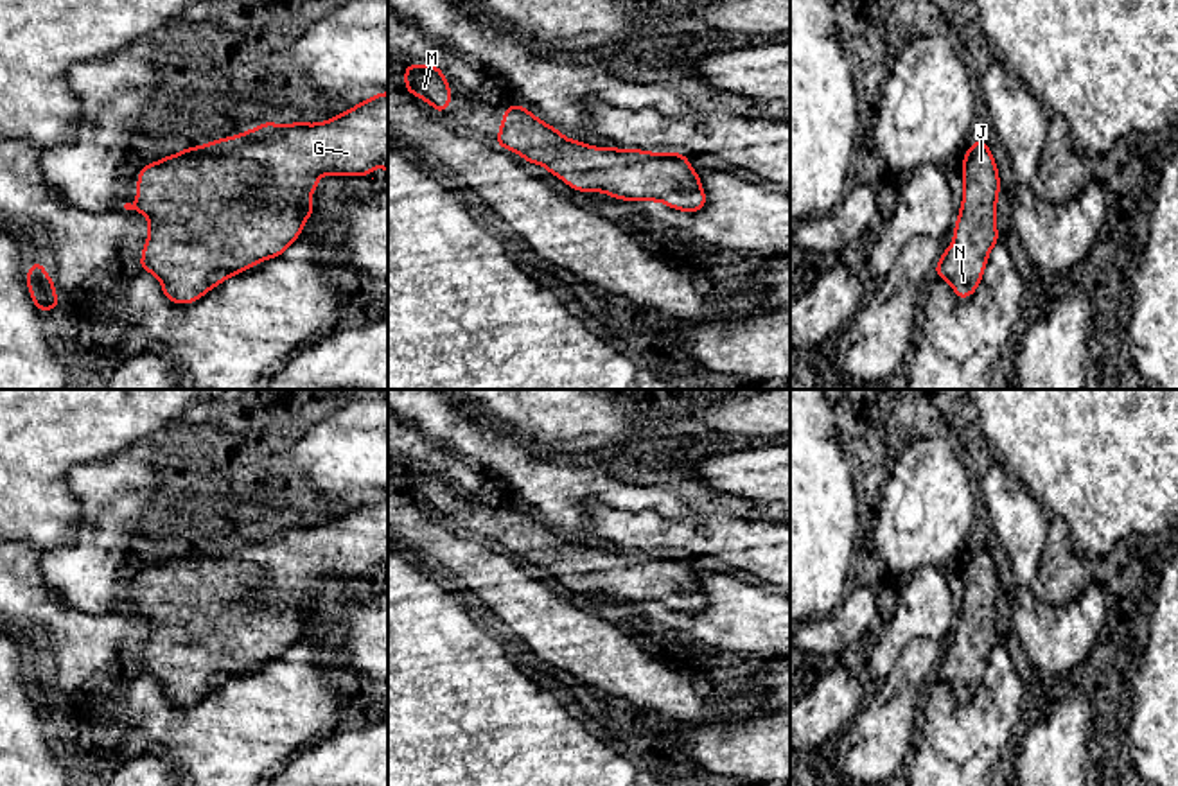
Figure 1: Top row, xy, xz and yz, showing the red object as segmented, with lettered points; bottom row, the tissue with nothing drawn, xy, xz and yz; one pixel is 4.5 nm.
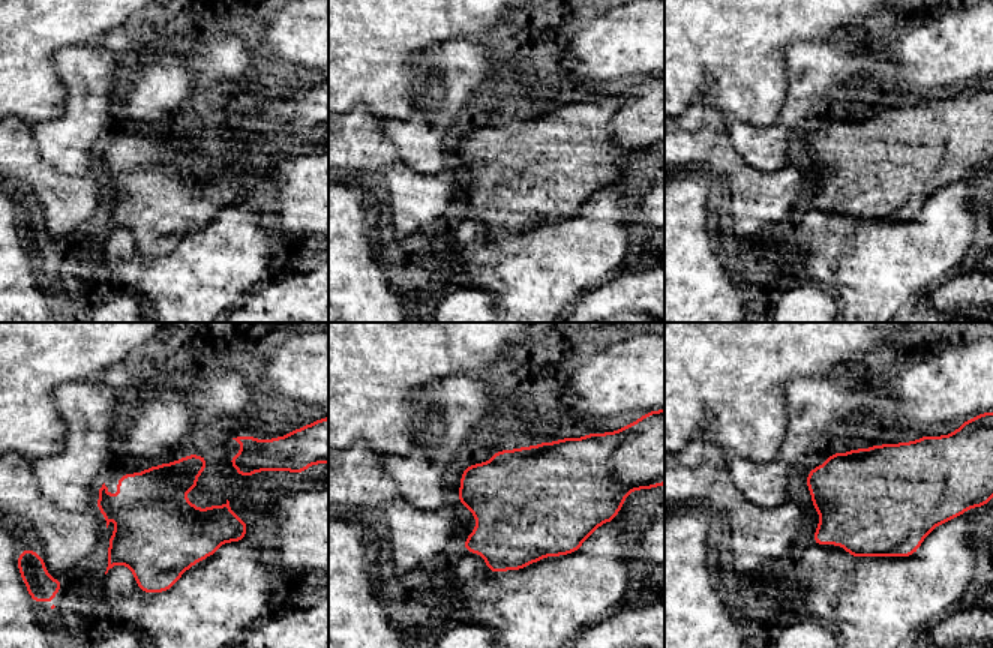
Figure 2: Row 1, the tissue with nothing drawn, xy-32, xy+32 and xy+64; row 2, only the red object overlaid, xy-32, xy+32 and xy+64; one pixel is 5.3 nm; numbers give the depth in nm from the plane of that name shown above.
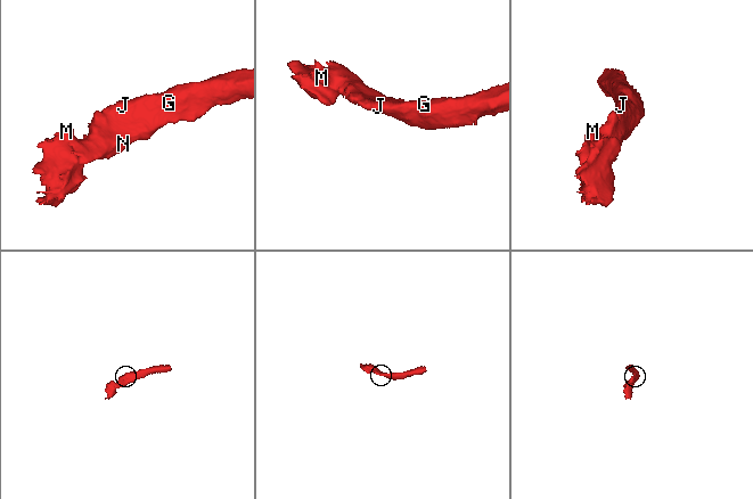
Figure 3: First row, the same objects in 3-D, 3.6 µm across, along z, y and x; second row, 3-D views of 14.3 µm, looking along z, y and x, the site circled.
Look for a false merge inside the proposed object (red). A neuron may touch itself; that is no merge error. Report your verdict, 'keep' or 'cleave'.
keep

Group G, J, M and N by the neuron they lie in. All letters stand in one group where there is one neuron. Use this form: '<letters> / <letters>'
G J M N

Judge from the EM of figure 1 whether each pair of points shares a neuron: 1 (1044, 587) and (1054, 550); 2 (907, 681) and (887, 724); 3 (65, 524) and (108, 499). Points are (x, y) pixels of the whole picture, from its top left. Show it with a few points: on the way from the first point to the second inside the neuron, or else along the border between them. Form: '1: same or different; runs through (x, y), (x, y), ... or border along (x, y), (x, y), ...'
1: same; runs through (1053, 578), (1054, 558)
2: same; runs through (902, 691), (893, 713)
3: different; border along (65, 476), (81, 530), (54, 548)

